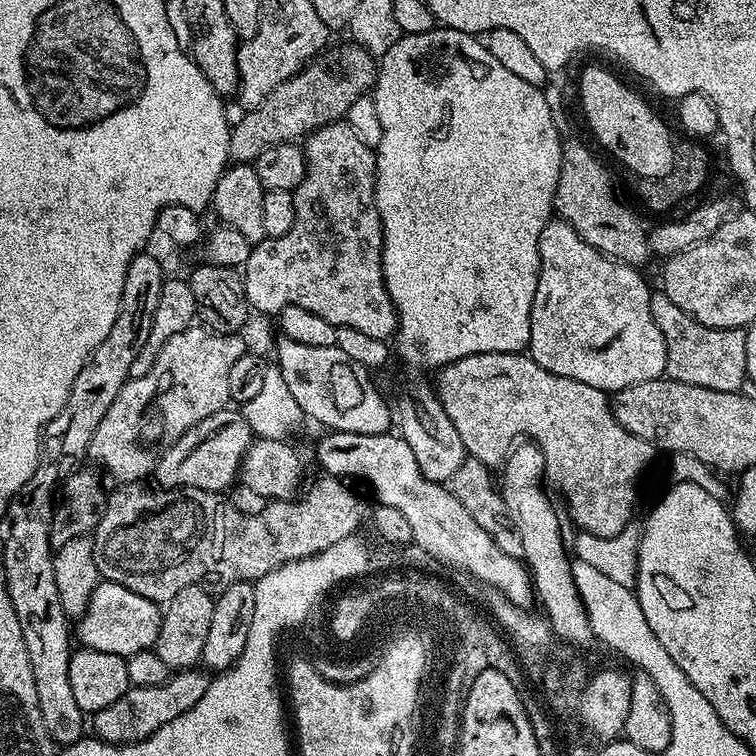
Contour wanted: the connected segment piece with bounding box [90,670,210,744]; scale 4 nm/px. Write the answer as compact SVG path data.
M180 670L169 675L168 680L158 686L129 687L128 692L122 694L122 698L118 698L118 702L114 702L114 706L106 706L106 710L95 712L90 720L91 731L93 728L96 731L93 733L99 739L105 740L107 744L133 744L150 738L150 734L154 734L154 730L166 726L166 722L174 722L174 718L178 718L178 714L186 714L186 710L190 710L190 706L194 706L194 702L198 702L198 698L202 698L202 694L206 694L209 679L209 673L204 670Z

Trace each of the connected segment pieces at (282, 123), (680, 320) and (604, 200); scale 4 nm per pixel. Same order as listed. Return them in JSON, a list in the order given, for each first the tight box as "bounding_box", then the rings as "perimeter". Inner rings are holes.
[{"bounding_box":[228,42,378,164],"perimeter":[[[345,42],[341,48],[336,48],[332,52],[329,60],[316,58],[304,65],[298,74],[286,78],[282,86],[277,86],[254,110],[244,112],[241,120],[231,125],[228,134],[228,159],[237,164],[247,164],[255,162],[258,154],[275,144],[287,144],[306,138],[311,132],[317,132],[322,126],[333,124],[335,120],[344,120],[347,112],[356,104],[356,99],[360,95],[371,93],[376,86],[376,70],[378,67],[377,57],[370,55],[362,46]]]},{"bounding_box":[650,290,748,392],"perimeter":[[[663,290],[653,291],[650,314],[654,314],[654,322],[658,322],[658,330],[662,330],[666,342],[667,379],[723,392],[739,392],[745,387],[748,379],[745,329],[706,326],[686,314],[686,310],[678,310]]]},{"bounding_box":[552,140,650,266],"perimeter":[[[572,140],[563,145],[562,166],[554,190],[552,207],[559,219],[565,220],[590,246],[611,256],[621,264],[644,266],[650,257],[650,236],[640,220],[616,197],[612,180],[604,164],[584,144]]]}]

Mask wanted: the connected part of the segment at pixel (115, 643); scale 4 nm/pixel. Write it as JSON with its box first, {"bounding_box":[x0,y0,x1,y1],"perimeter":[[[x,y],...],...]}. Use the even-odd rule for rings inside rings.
{"bounding_box":[74,579,163,658],"perimeter":[[[101,579],[86,610],[75,621],[74,636],[81,640],[79,643],[83,647],[127,658],[155,649],[163,617],[161,605],[150,598],[142,598],[142,594],[134,594],[134,590],[126,590],[126,586],[118,586],[118,582]]]}

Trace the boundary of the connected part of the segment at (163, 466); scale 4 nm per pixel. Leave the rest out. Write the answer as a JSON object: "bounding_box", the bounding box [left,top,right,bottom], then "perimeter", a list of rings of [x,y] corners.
{"bounding_box":[155,410,254,494],"perimeter":[[[236,410],[215,412],[202,418],[202,422],[198,422],[196,427],[186,430],[186,434],[182,434],[182,438],[178,438],[178,442],[171,444],[156,461],[155,483],[162,488],[197,488],[217,494],[227,493],[237,483],[246,450],[254,441],[252,428],[244,420],[243,415],[239,411],[232,411]]]}

